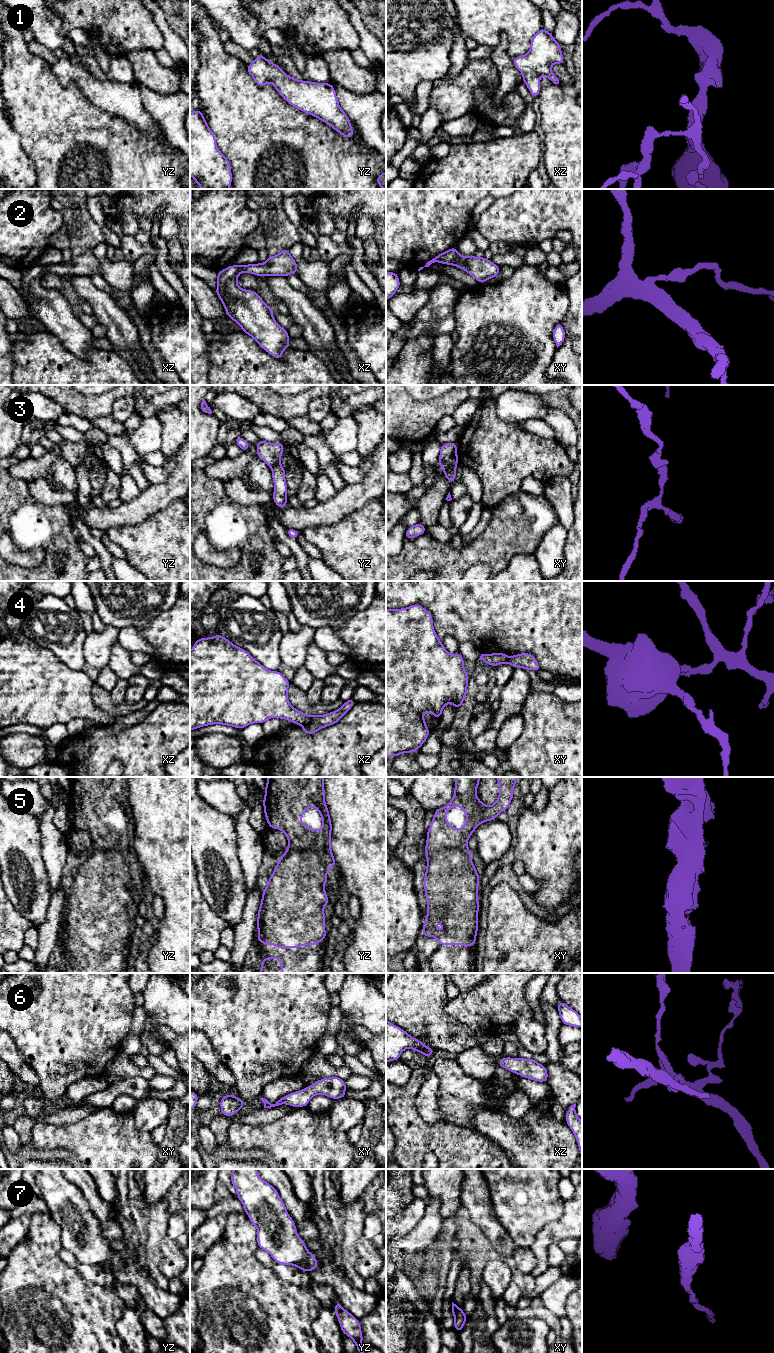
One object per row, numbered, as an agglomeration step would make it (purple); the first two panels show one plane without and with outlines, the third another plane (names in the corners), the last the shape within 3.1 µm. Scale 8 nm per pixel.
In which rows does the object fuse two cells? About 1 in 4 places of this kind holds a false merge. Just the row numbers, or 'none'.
3, 4

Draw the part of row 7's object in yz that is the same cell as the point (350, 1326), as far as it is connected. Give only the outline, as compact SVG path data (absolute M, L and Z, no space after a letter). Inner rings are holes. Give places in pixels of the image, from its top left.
M340 1301L335 1303L334 1311L337 1319L339 1320L342 1333L354 1341L356 1348L360 1353L364 1353L362 1349L363 1335L360 1321L356 1319L349 1311L344 1310Z

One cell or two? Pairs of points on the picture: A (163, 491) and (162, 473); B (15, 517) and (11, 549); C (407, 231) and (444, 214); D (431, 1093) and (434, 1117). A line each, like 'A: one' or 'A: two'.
A: two
B: two
C: one
D: one

